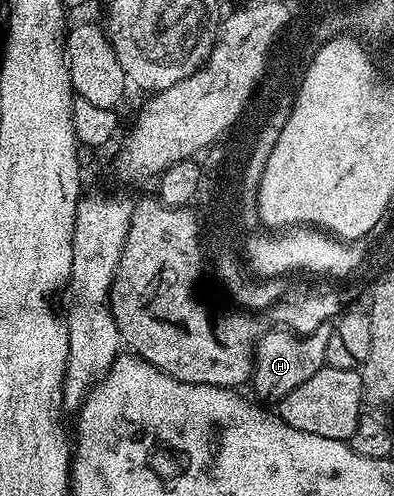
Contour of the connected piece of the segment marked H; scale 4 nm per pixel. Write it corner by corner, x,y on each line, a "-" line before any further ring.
325,321
310,334
298,336
284,328
273,328
260,335
257,339
257,349
253,351
253,377
251,387
258,394
256,397
274,398
280,400
286,398
299,384
311,380
315,372
319,372
326,366
327,340
331,340
333,322

